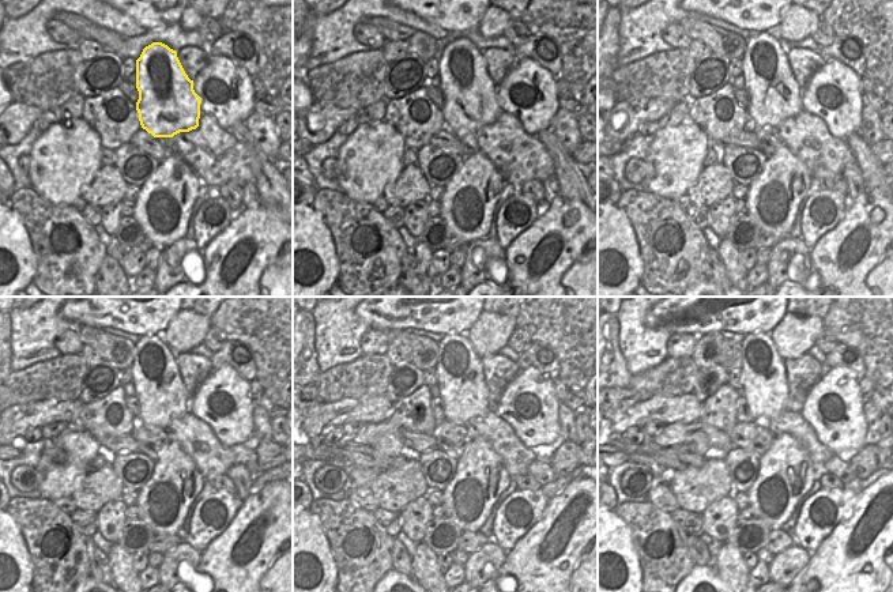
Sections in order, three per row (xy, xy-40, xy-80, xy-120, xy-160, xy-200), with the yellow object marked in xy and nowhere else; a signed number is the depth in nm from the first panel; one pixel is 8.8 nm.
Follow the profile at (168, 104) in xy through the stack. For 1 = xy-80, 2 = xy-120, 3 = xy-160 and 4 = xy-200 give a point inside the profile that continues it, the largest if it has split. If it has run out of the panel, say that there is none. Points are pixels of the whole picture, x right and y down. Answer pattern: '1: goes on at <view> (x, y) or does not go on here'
1: goes on at xy-80 (773, 93)
2: goes on at xy-120 (159, 389)
3: goes on at xy-160 (459, 373)
4: goes on at xy-200 (765, 388)

